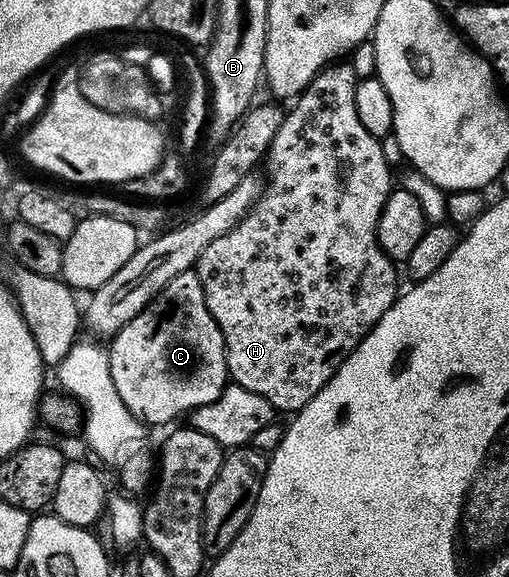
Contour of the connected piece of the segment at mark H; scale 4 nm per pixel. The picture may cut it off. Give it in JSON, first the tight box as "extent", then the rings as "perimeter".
{"extent":[194,62,402,414],"perimeter":[[[333,62],[327,68],[320,69],[319,74],[304,89],[303,95],[293,103],[297,104],[292,109],[287,109],[283,122],[274,134],[272,144],[266,153],[268,176],[266,175],[260,199],[245,214],[240,224],[234,226],[224,237],[215,238],[214,242],[203,250],[194,267],[196,277],[202,282],[206,306],[224,335],[231,383],[242,386],[254,394],[262,394],[262,398],[266,398],[266,402],[270,402],[270,406],[277,413],[295,414],[312,401],[318,390],[322,390],[322,386],[326,386],[326,382],[330,382],[333,374],[340,369],[344,359],[359,346],[364,335],[380,321],[386,310],[390,310],[402,288],[396,281],[397,265],[382,250],[376,233],[382,206],[388,195],[394,191],[392,172],[388,169],[388,160],[384,157],[383,146],[380,145],[383,143],[377,136],[370,134],[370,130],[366,130],[362,122],[358,122],[357,112],[354,110],[357,83],[358,77],[351,63]]]}

